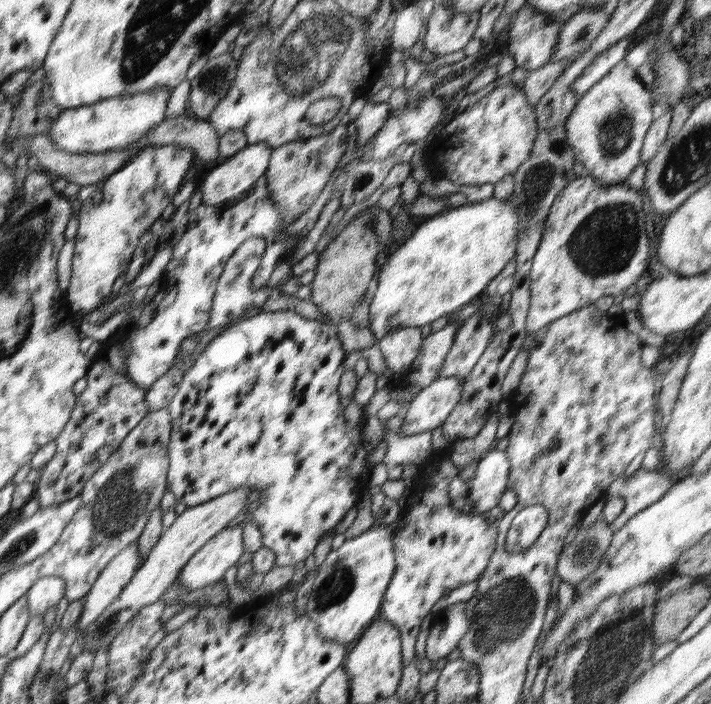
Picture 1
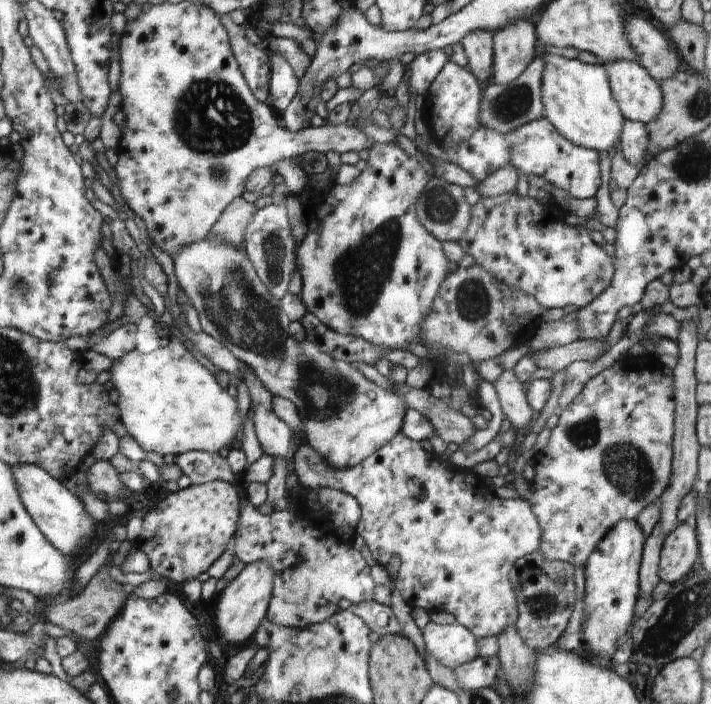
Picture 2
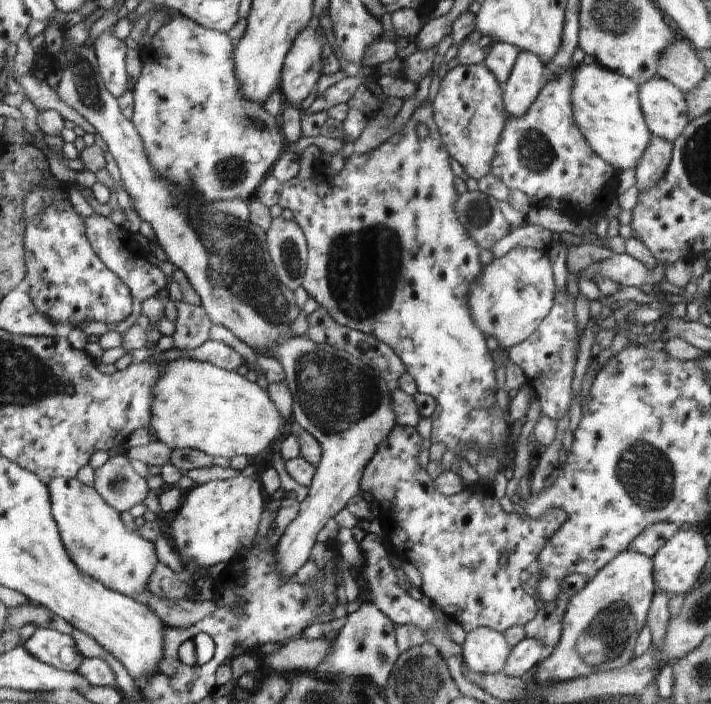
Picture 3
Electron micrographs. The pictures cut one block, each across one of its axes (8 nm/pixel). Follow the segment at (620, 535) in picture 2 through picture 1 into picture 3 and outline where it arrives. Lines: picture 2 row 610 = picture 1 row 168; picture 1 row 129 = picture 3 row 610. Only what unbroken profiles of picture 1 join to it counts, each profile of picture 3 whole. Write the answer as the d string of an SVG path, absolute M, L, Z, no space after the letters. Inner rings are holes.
M630 548L618 554L568 602L560 641L530 674L532 682L562 683L629 664L636 656L640 632L647 626L655 587L650 558Z

